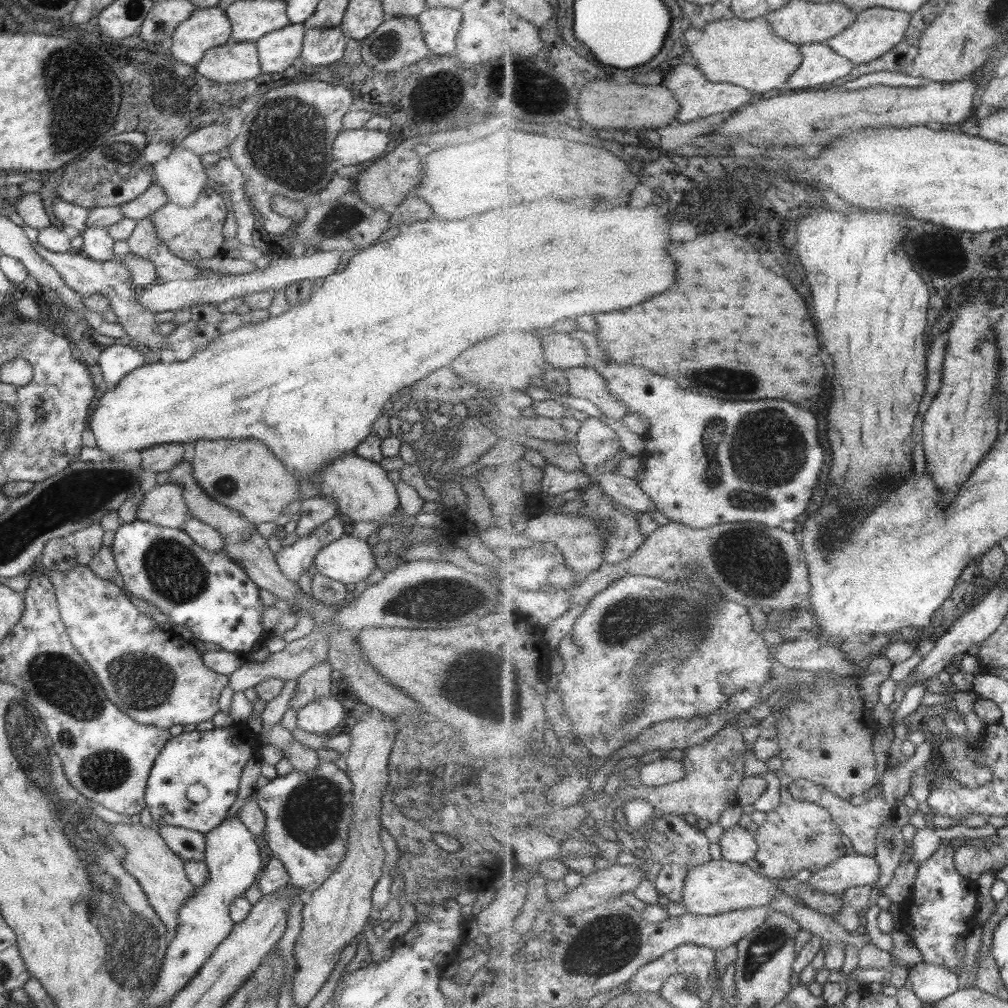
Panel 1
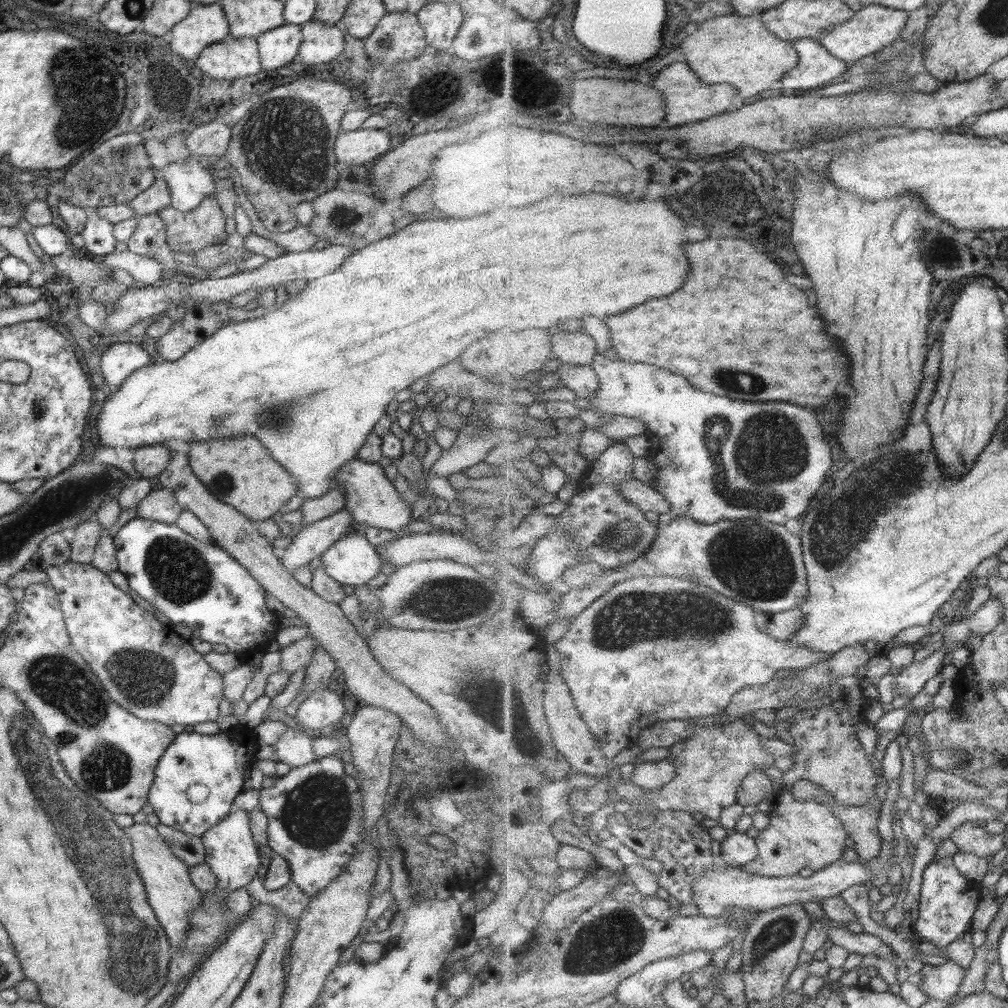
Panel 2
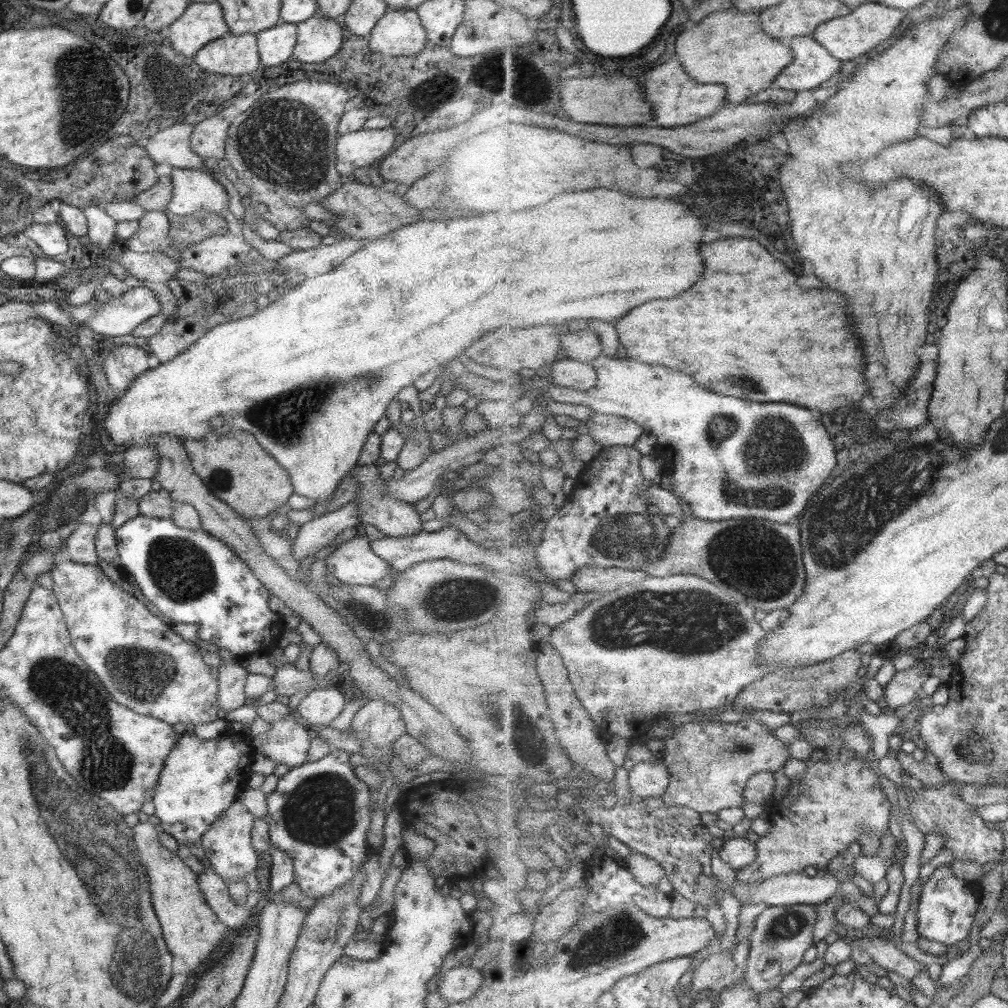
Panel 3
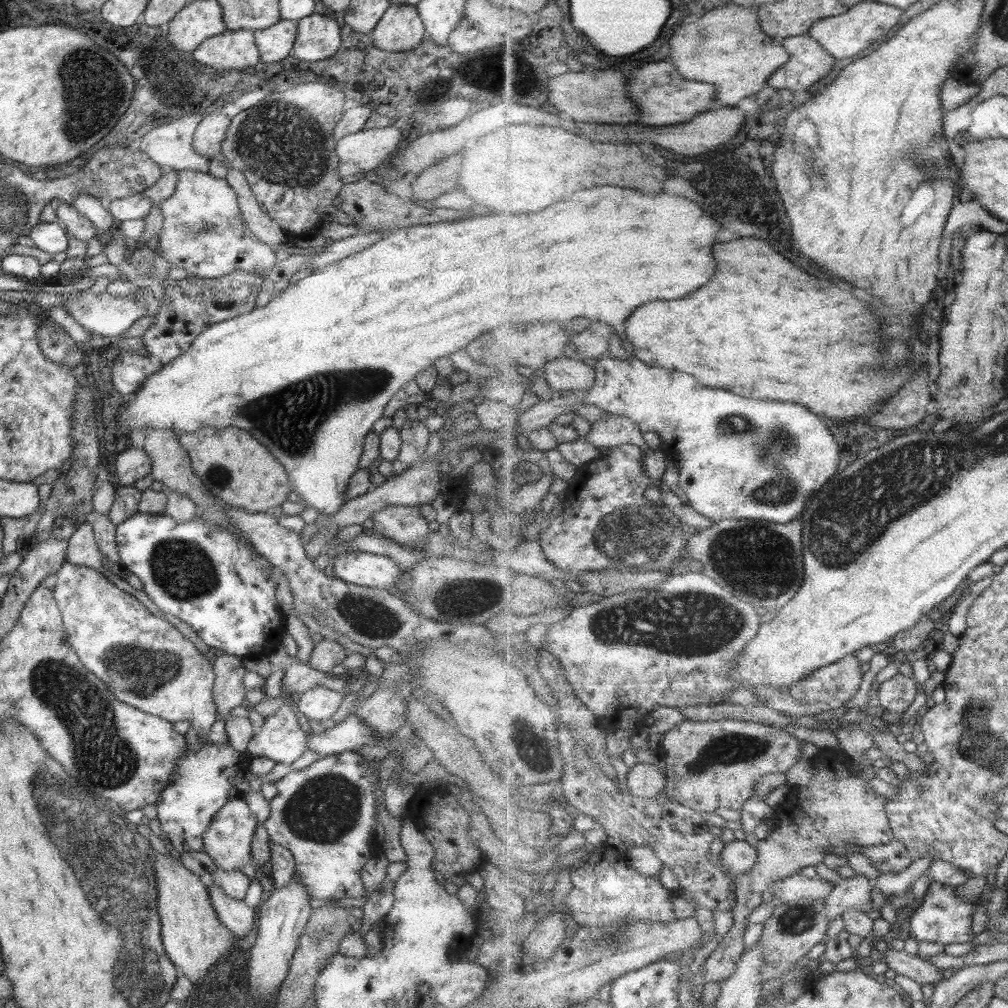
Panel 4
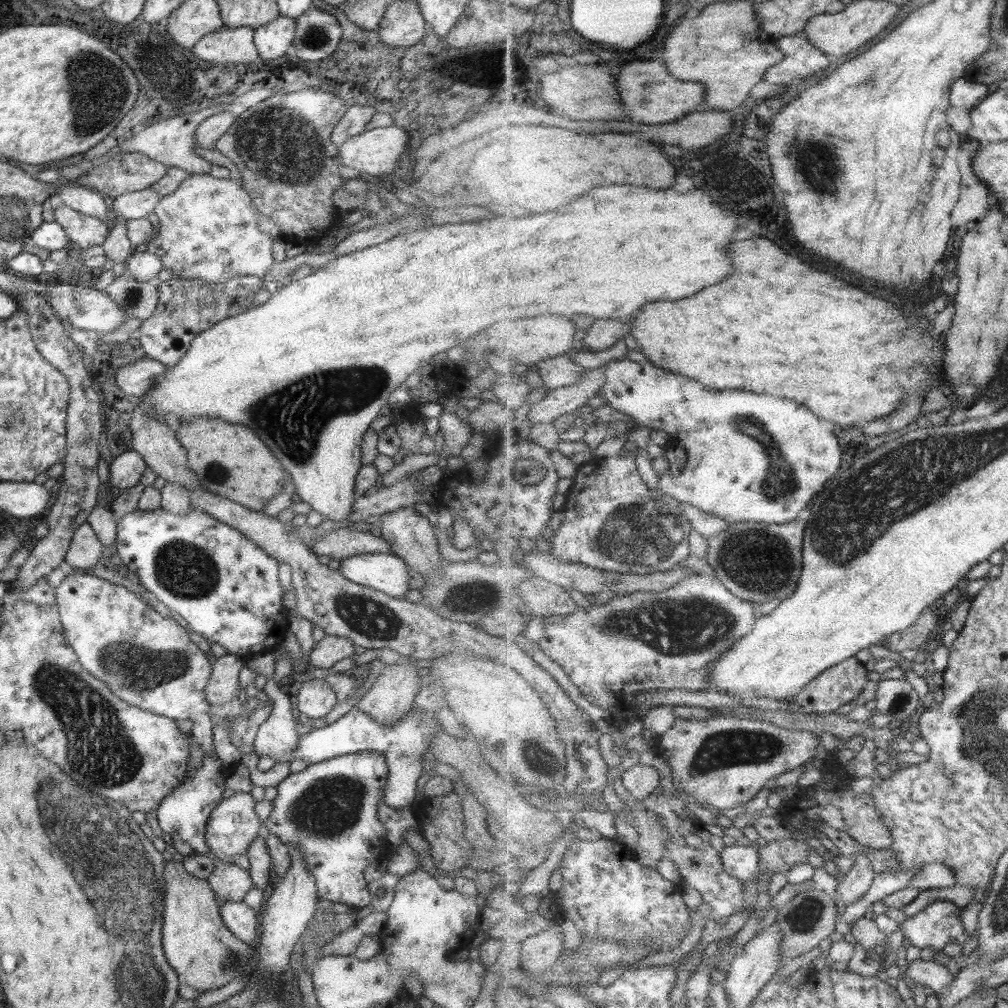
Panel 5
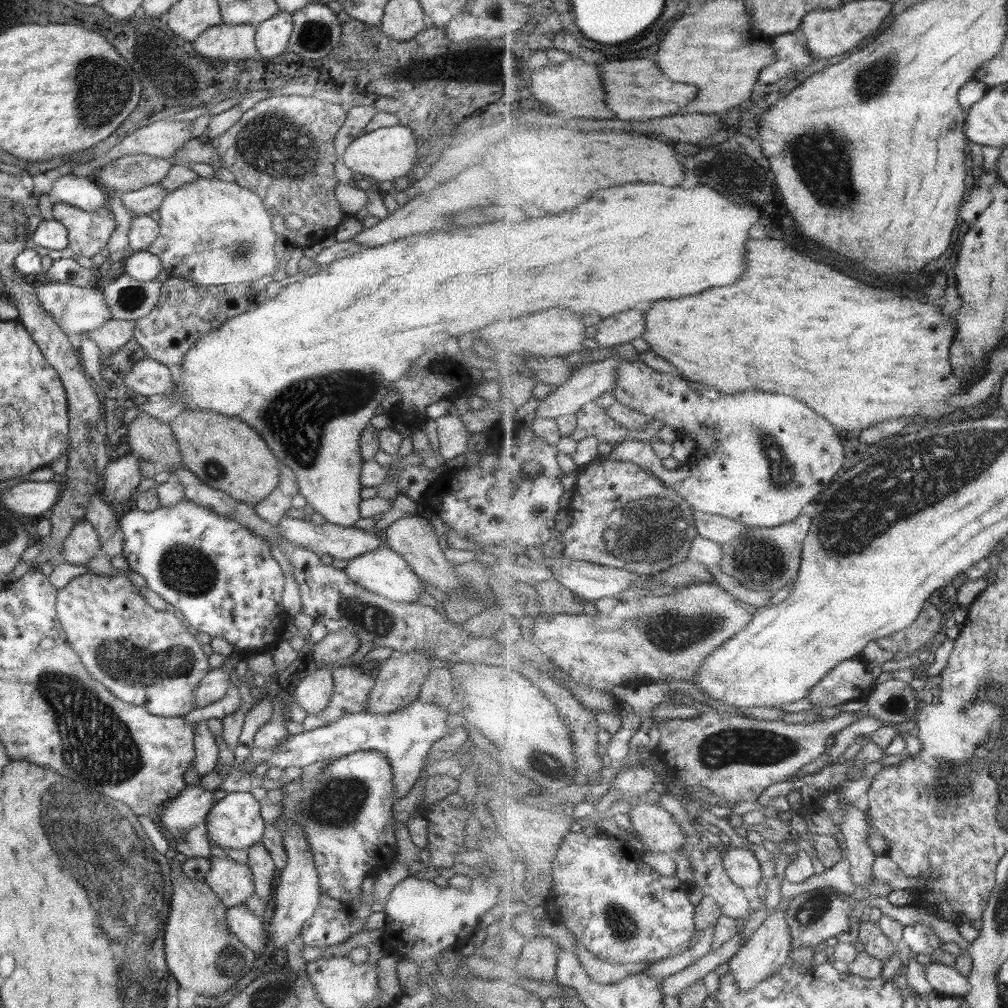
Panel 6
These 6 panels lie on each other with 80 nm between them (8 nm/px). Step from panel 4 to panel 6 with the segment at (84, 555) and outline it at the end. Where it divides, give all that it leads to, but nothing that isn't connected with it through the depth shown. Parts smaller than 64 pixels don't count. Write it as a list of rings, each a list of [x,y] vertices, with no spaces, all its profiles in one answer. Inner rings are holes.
[[[86,521],[77,523],[63,541],[59,558],[75,566],[87,564],[101,547],[94,528]]]

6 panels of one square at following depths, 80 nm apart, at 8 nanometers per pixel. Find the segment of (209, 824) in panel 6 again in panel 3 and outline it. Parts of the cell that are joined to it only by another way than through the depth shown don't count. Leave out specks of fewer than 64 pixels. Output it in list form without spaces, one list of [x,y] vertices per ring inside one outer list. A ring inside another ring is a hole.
[[[234,801],[229,805],[229,808],[221,814],[221,816],[210,824],[210,827],[201,835],[199,844],[203,847],[205,853],[205,861],[208,861],[210,868],[214,873],[217,873],[225,882],[232,882],[236,878],[243,879],[246,874],[253,872],[255,866],[257,866],[257,852],[252,847],[250,841],[250,830],[252,822],[254,821],[254,816],[245,810],[242,804]]]

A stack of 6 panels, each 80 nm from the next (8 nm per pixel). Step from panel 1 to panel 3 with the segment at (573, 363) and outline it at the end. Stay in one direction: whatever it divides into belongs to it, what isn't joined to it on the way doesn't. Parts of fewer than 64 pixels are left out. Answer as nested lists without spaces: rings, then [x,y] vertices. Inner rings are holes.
[[[591,328],[583,330],[579,334],[563,332],[560,341],[562,350],[566,352],[566,358],[579,360],[587,364],[592,364],[603,352],[603,348],[599,346],[599,336]]]

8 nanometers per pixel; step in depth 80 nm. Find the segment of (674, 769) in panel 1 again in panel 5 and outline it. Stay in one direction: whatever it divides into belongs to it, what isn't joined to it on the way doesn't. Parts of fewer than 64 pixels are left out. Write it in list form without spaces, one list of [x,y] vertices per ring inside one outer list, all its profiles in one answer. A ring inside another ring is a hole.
[[[640,763],[621,773],[621,781],[629,794],[639,801],[644,801],[657,792],[661,782],[653,766],[643,766]]]

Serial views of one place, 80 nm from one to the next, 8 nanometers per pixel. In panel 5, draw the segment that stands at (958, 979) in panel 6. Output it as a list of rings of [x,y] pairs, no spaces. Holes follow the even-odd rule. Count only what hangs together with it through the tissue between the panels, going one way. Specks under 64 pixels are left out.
[[[921,958],[910,962],[907,966],[907,975],[919,986],[930,987],[935,993],[947,990],[957,976],[953,976],[947,966],[937,962],[925,962]]]

